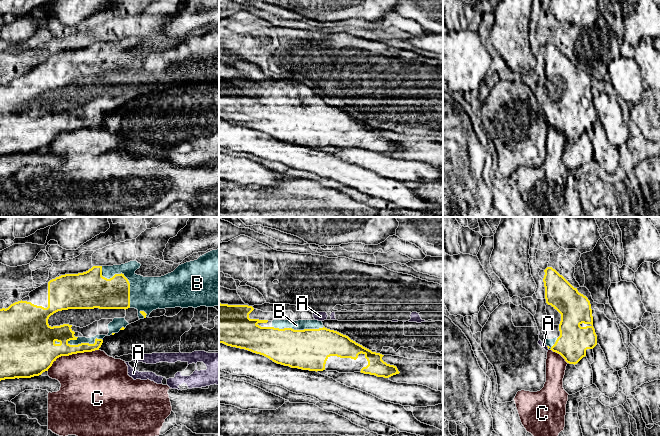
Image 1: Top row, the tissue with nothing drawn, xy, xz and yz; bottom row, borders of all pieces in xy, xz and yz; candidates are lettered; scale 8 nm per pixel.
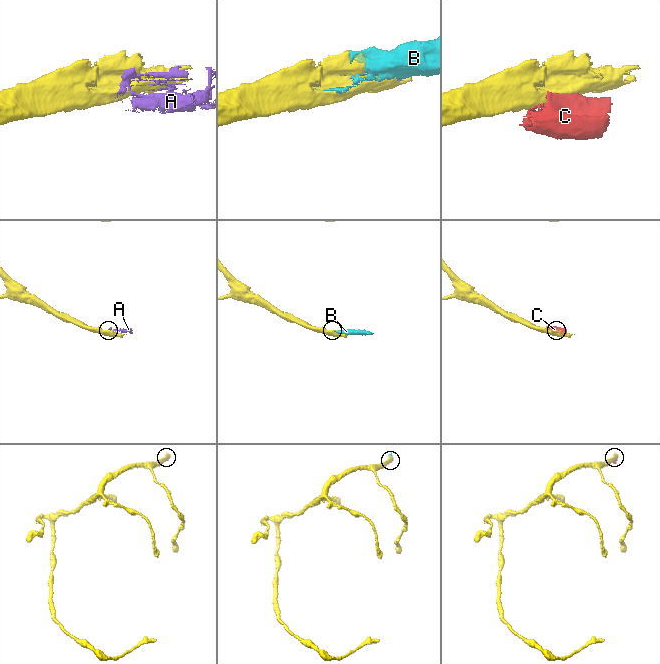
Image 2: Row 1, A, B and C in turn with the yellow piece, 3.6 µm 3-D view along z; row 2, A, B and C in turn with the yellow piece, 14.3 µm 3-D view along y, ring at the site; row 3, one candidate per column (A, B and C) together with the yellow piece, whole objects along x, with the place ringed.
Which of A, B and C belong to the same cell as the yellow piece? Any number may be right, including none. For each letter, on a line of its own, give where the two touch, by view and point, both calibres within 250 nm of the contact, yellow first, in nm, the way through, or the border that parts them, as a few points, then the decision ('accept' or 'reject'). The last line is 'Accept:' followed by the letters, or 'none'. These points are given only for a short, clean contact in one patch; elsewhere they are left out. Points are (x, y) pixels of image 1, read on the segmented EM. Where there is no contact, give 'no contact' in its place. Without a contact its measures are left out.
A: contact yz (548, 348); calibres 20 and 50 nm; border yz (546, 346), (548, 349); reject
B: contact xy (124, 276); calibres 260 and 280 nm; accept
C: contact xy (71, 354); calibres 280 and 460 nm; reject
Accept: B

